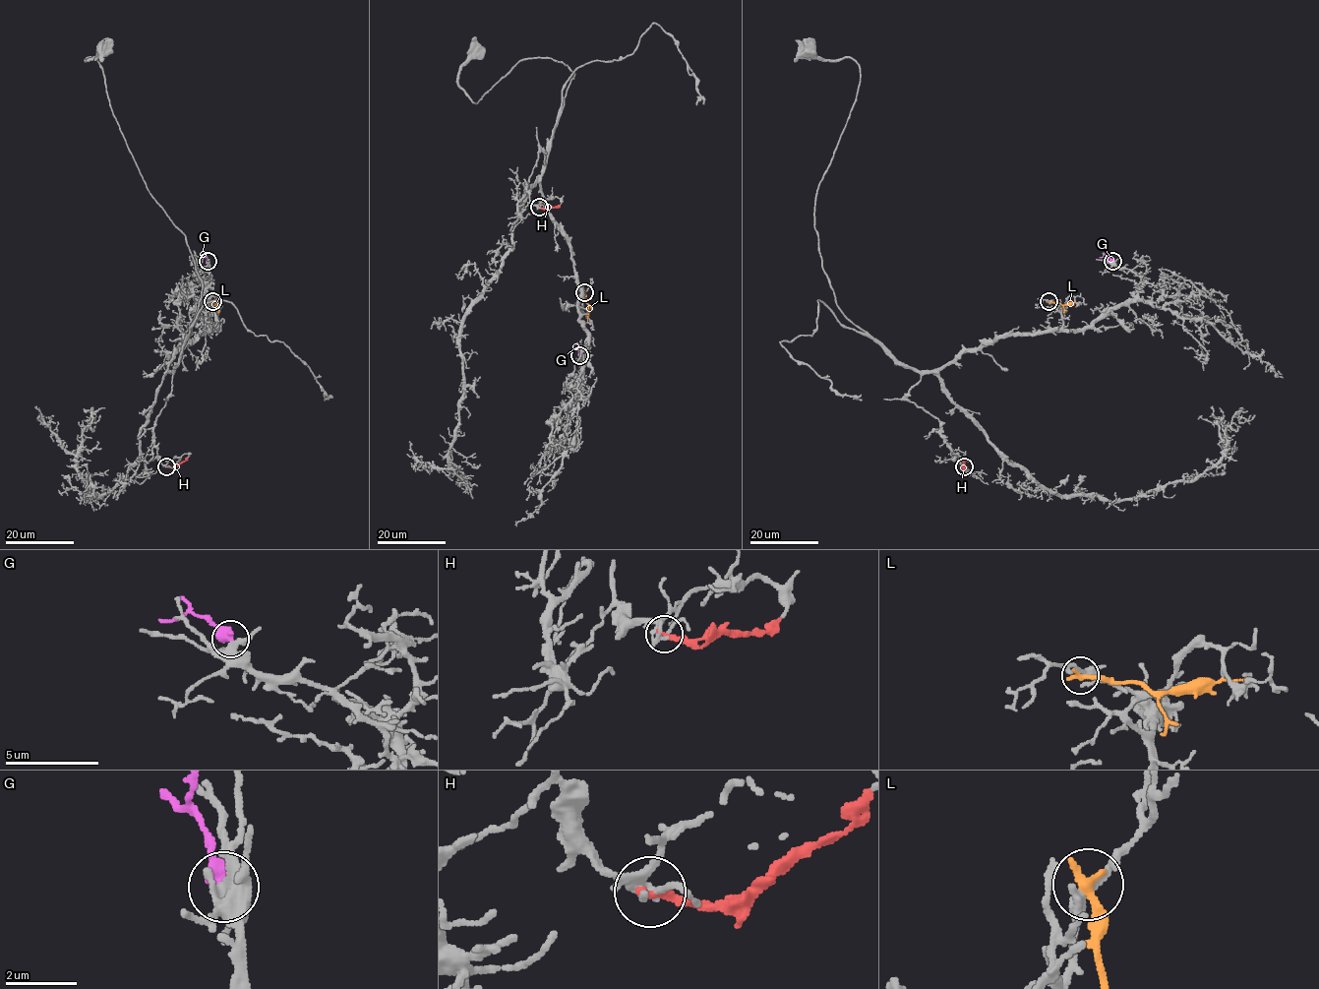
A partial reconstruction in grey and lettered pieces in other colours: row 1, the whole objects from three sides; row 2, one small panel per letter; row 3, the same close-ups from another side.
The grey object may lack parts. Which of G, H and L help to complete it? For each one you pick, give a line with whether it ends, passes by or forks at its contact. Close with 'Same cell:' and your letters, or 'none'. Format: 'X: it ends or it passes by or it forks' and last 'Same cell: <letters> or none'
G: it ends
Same cell: G

